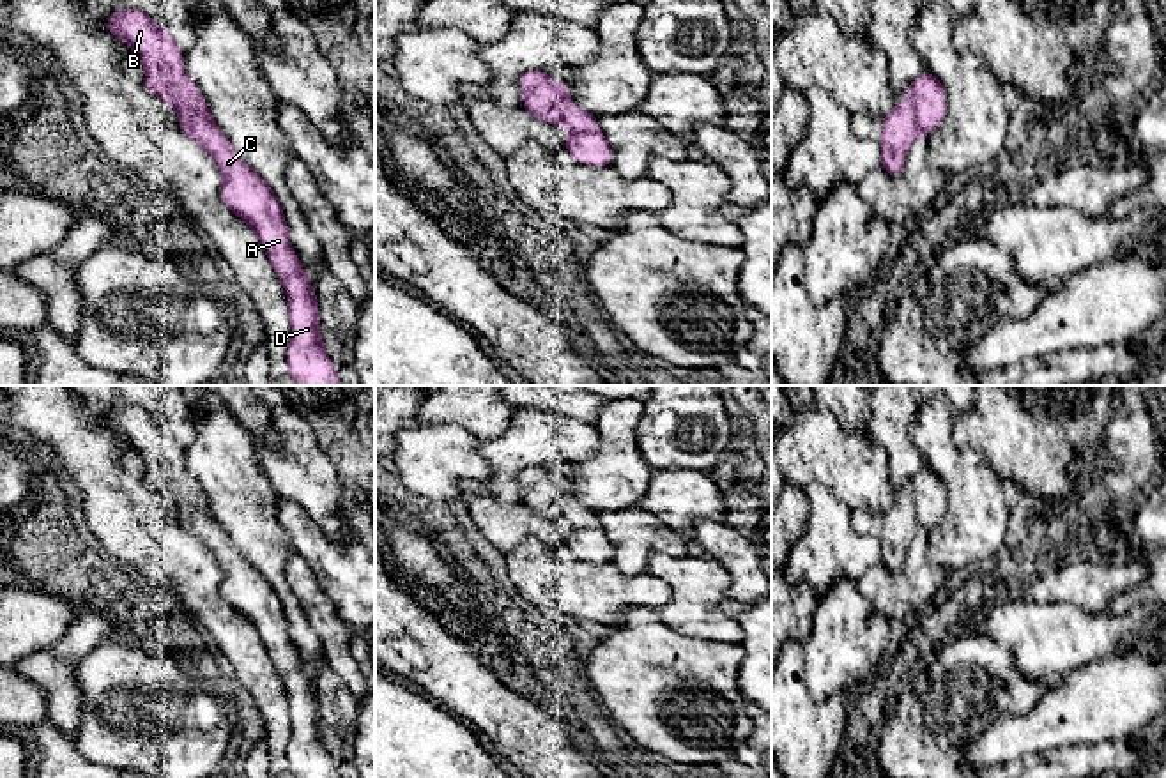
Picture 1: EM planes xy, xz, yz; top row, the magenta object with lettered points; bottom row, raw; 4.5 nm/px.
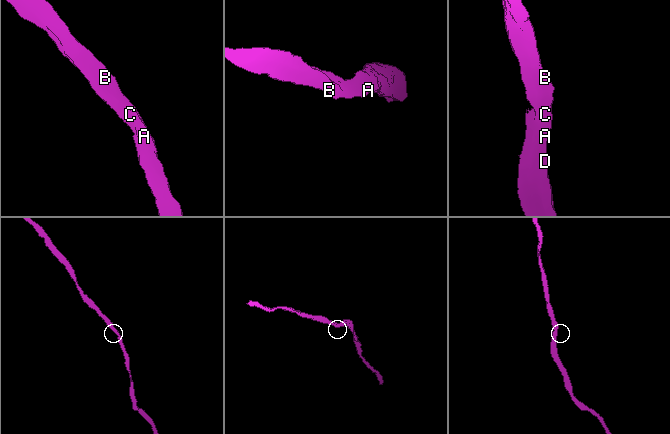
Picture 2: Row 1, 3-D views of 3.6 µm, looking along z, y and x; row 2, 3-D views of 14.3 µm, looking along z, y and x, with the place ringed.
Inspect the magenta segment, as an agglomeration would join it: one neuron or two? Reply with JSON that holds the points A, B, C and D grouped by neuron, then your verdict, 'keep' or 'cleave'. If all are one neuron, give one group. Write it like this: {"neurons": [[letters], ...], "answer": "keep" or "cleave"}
{"neurons": [["A", "B", "C", "D"]], "answer": "keep"}

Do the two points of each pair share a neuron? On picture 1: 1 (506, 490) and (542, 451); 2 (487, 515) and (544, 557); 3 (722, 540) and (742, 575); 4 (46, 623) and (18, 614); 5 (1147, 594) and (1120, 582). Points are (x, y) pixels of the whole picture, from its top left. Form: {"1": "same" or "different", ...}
{"1": "same", "2": "different", "3": "same", "4": "same", "5": "different"}

